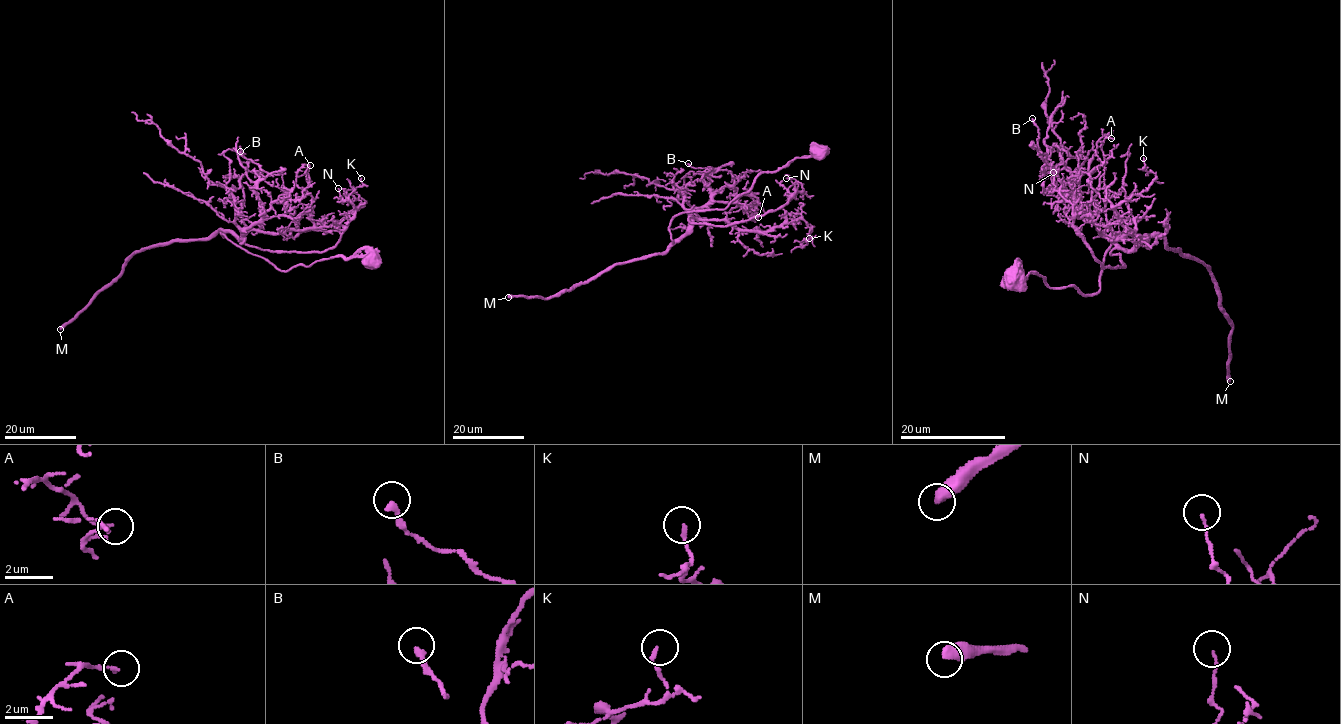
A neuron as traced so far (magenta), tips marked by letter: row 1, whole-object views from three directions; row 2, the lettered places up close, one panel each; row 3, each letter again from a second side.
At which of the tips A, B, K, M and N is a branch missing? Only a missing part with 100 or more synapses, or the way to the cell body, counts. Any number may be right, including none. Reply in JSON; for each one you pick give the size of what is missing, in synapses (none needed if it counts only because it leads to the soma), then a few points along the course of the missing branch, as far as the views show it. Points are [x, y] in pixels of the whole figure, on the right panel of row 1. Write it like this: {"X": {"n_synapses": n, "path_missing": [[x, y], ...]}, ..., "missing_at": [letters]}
{"M": {"n_synapses": 400}, "missing_at": ["M"]}

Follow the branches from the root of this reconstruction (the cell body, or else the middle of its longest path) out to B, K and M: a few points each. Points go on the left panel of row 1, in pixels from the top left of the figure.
B: (372, 262), (335, 256), (280, 271), (223, 237), (240, 240), (262, 216), (253, 187), (268, 174), (240, 151)
K: (372, 262), (335, 256), (280, 271), (221, 233), (334, 225), (363, 205), (361, 178)
M: (372, 262), (335, 256), (280, 271), (218, 230), (205, 238), (142, 248), (60, 329)

